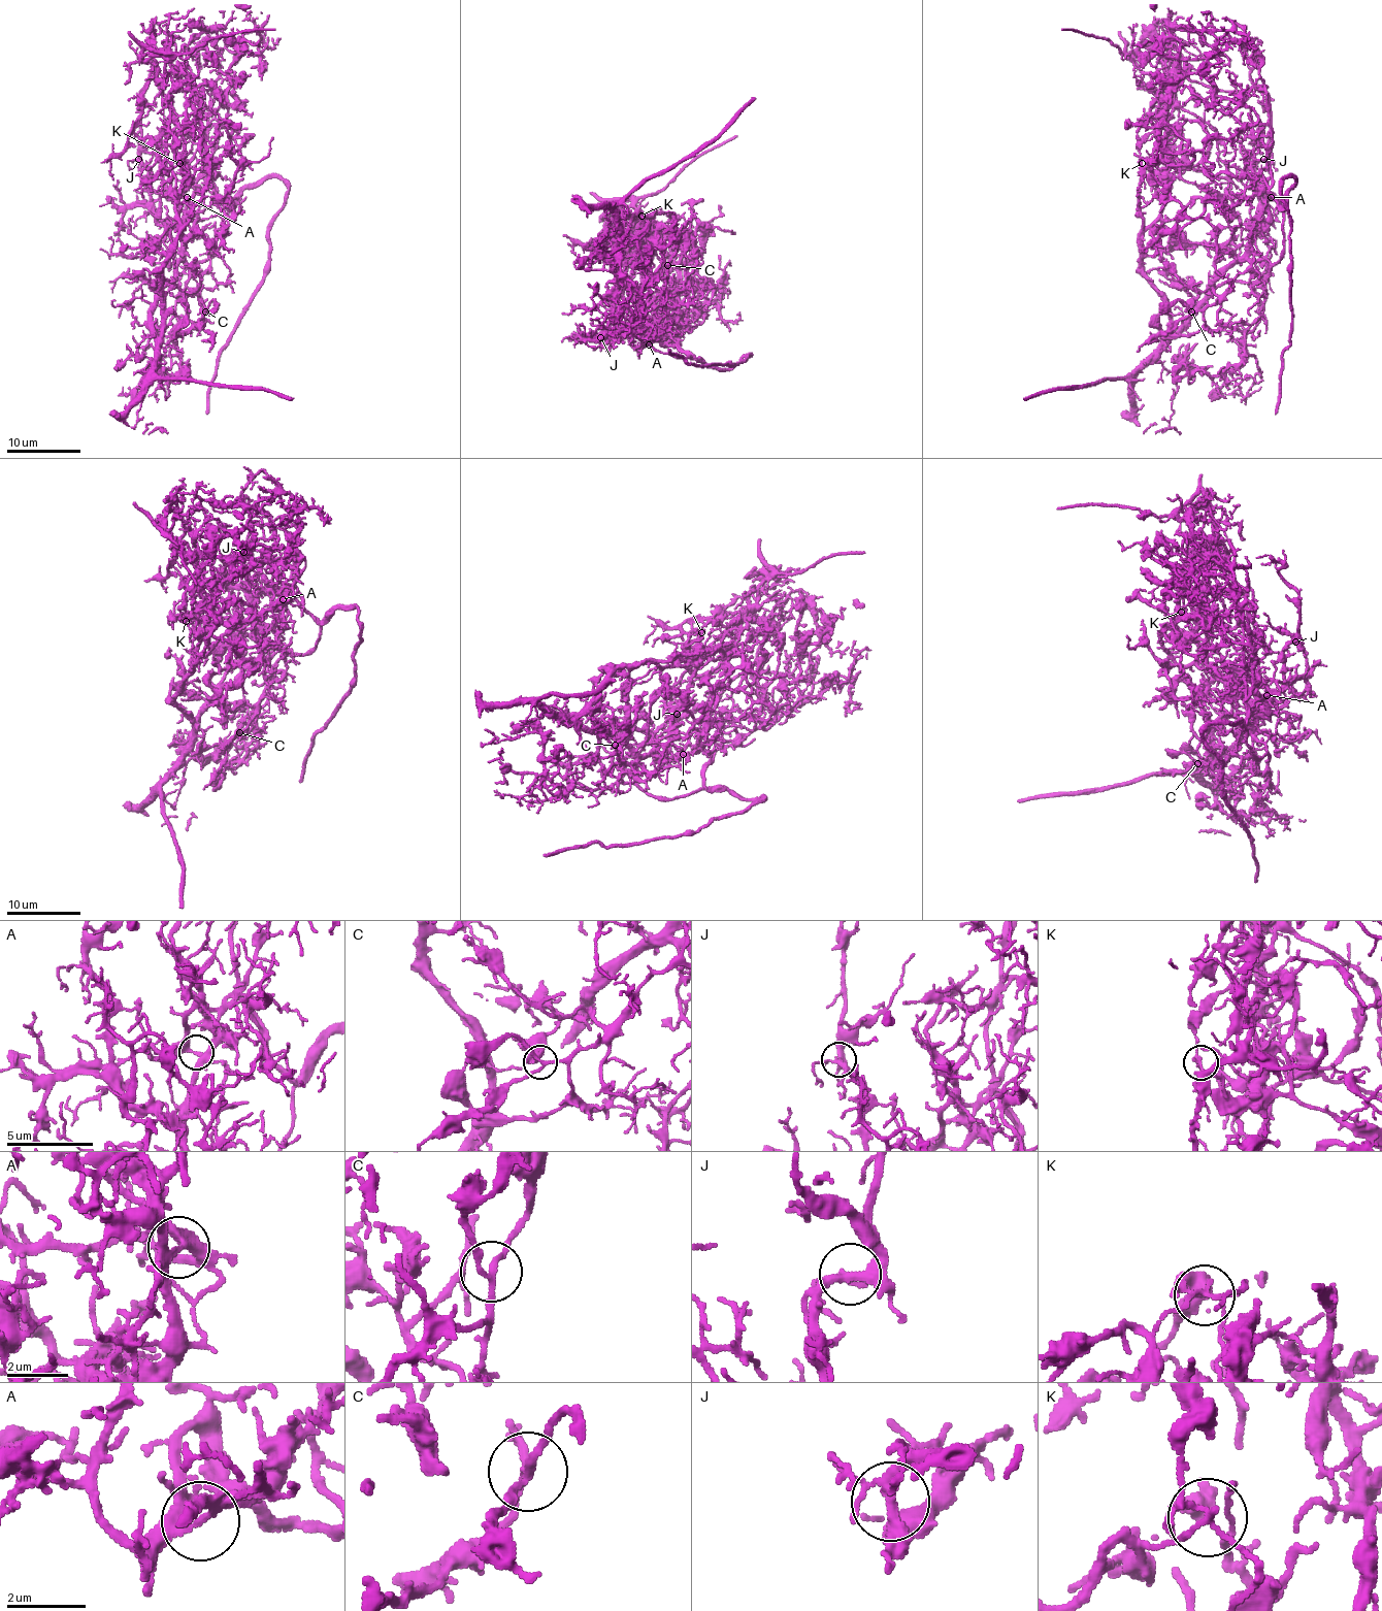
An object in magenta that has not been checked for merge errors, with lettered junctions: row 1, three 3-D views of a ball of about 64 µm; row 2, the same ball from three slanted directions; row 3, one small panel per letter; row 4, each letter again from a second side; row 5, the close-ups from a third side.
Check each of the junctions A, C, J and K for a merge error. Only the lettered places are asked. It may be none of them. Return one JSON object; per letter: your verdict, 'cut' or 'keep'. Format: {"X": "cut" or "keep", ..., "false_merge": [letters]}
{"A": "cut", "C": "keep", "J": "keep", "K": "cut", "false_merge": ["A", "K"]}

